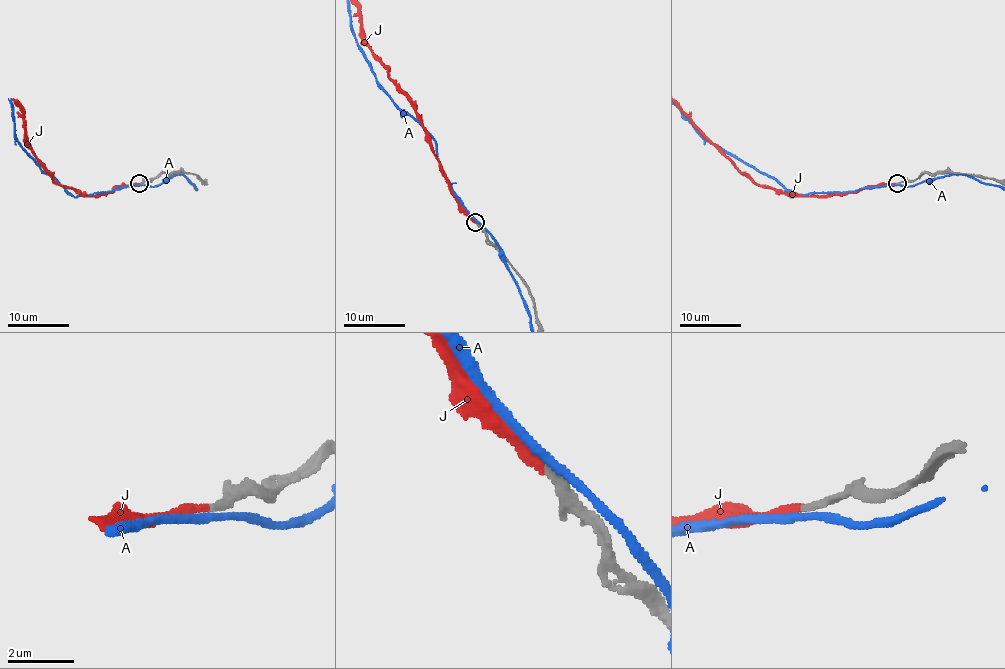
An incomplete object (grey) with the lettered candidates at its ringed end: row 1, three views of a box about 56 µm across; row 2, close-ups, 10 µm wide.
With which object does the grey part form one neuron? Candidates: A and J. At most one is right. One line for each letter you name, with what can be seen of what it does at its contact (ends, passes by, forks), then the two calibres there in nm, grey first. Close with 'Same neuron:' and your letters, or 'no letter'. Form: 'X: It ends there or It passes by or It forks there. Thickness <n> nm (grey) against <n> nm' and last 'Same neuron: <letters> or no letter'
J: It ends there. Thickness 260 nm (grey) against 240 nm
Same neuron: J

